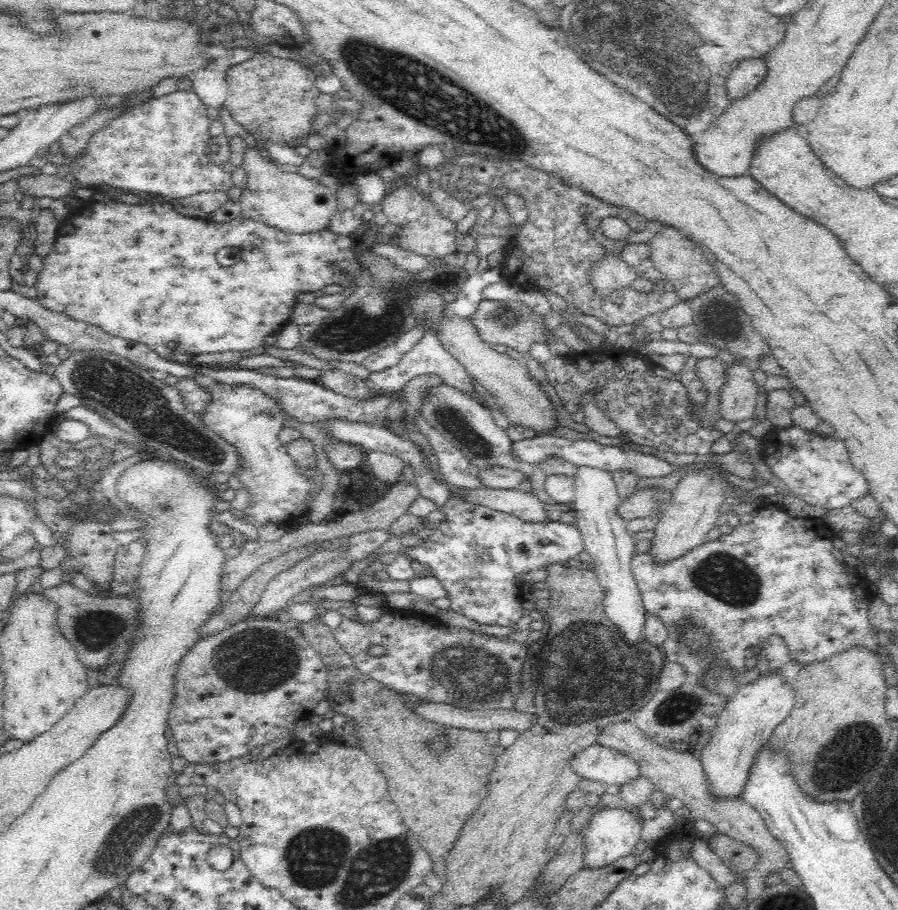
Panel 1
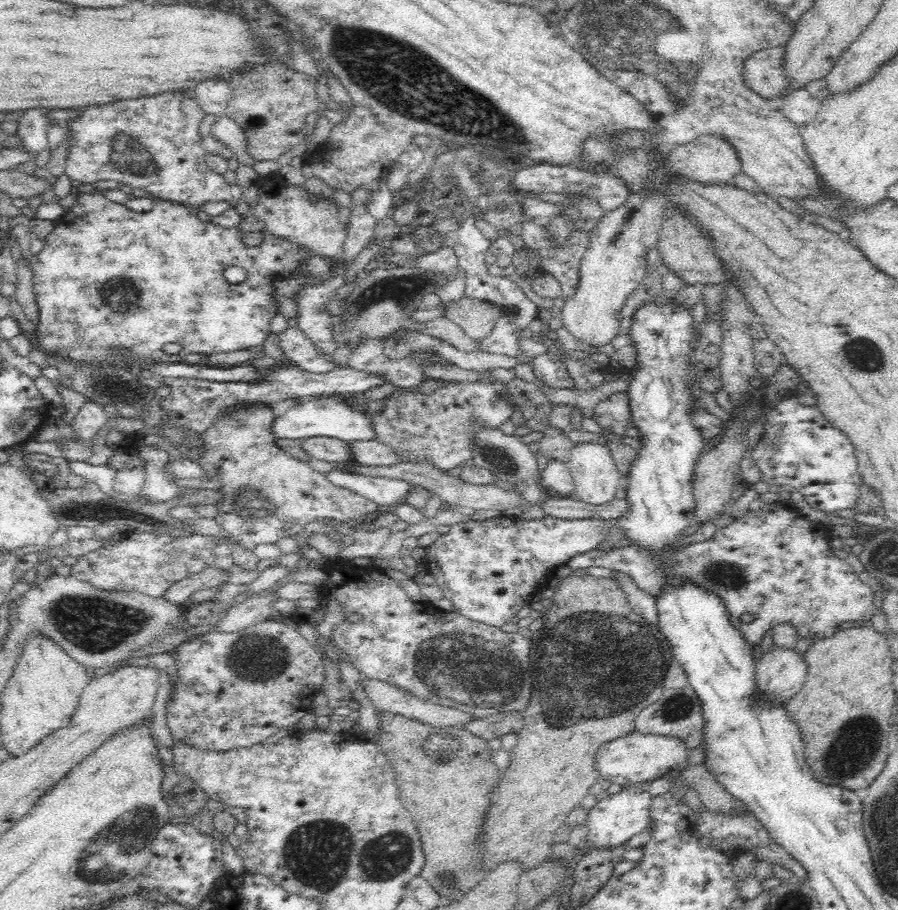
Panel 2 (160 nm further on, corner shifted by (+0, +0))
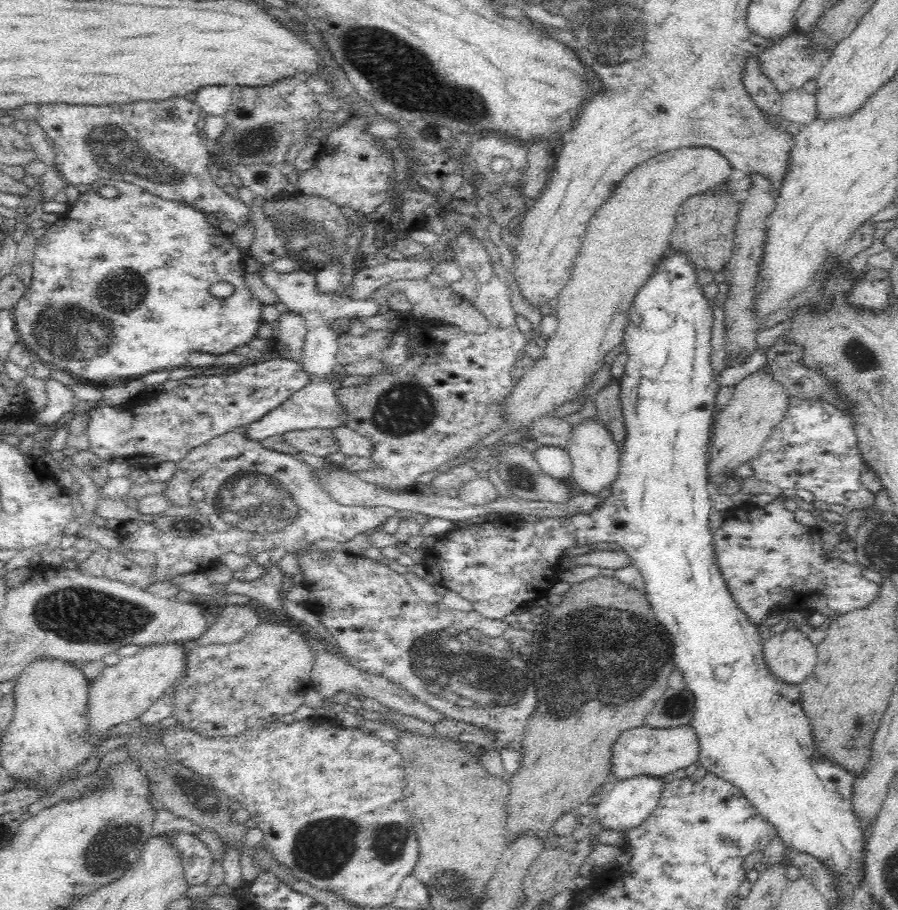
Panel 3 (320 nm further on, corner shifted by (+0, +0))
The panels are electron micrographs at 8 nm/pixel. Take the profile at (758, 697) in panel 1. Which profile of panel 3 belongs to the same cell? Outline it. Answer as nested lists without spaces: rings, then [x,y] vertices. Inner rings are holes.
[[[797,628],[774,633],[764,641],[763,652],[768,671],[776,679],[792,685],[812,675],[818,658],[815,645]]]

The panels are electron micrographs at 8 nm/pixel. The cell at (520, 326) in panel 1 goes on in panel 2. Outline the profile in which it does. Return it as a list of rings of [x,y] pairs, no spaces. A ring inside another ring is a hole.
[[[465,295],[446,304],[441,303],[438,308],[441,305],[444,306],[442,317],[454,322],[473,340],[480,340],[490,334],[495,328],[496,320],[501,316],[501,310],[496,305]]]

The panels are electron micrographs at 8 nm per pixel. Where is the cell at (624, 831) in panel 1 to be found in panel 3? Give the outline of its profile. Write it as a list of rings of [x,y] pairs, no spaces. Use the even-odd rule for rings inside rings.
[[[640,774],[632,778],[618,779],[613,785],[614,788],[610,792],[603,794],[603,799],[597,807],[592,808],[592,815],[602,822],[604,828],[611,828],[623,834],[626,830],[642,824],[656,810],[665,783],[660,776]]]

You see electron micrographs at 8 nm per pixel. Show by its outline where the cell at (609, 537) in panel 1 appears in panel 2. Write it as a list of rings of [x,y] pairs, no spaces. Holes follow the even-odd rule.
[[[574,443],[567,463],[575,486],[570,496],[588,504],[604,504],[614,499],[622,477],[615,464],[606,444]]]

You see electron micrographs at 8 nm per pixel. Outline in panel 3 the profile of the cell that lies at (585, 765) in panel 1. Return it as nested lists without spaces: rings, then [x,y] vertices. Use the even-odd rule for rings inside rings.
[[[690,724],[671,728],[640,726],[625,731],[612,747],[612,770],[618,779],[640,774],[664,777],[670,772],[686,768],[698,761],[700,741]]]

